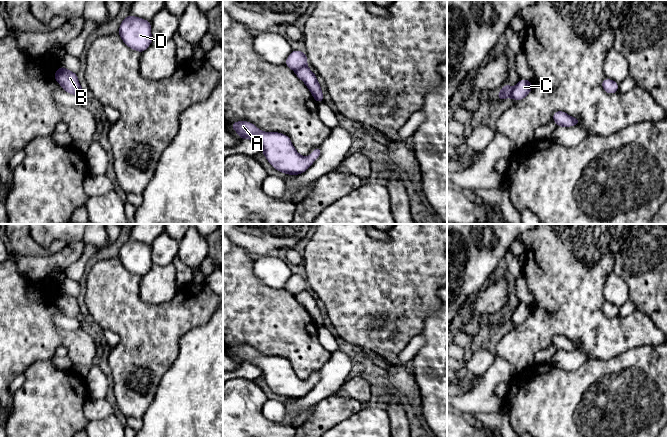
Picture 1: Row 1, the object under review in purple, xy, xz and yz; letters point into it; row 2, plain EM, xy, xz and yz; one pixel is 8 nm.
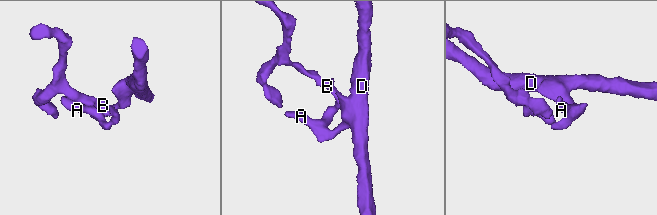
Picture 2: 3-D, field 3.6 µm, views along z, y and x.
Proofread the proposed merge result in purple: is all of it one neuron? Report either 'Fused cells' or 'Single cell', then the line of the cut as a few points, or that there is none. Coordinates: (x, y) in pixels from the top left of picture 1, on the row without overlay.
Fused cells. Split along xz (305, 289), (295, 296)

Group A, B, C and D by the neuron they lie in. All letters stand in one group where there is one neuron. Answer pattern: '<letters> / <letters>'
A C D / B

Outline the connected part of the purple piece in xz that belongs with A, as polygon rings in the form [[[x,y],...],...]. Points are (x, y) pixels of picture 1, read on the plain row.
[[[245,344],[233,346],[230,351],[237,356],[240,363],[258,366],[272,391],[287,399],[304,397],[321,379],[321,372],[318,370],[308,381],[304,381],[296,375],[289,360],[280,356],[261,355]]]

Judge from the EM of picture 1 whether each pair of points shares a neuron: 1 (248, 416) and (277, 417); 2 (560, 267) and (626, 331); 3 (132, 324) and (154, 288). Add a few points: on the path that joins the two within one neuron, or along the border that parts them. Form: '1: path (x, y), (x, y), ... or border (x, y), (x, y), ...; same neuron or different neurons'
1: border (266, 399), (261, 413), (270, 421), (278, 423); different neurons
2: path (568, 287), (606, 327); same neuron
3: border (140, 278), (139, 296), (144, 301), (169, 301); different neurons

